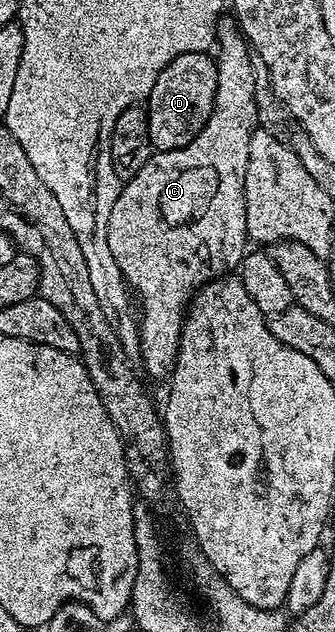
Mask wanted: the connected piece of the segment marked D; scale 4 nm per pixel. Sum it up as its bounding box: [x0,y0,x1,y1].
[145,52,218,152]

